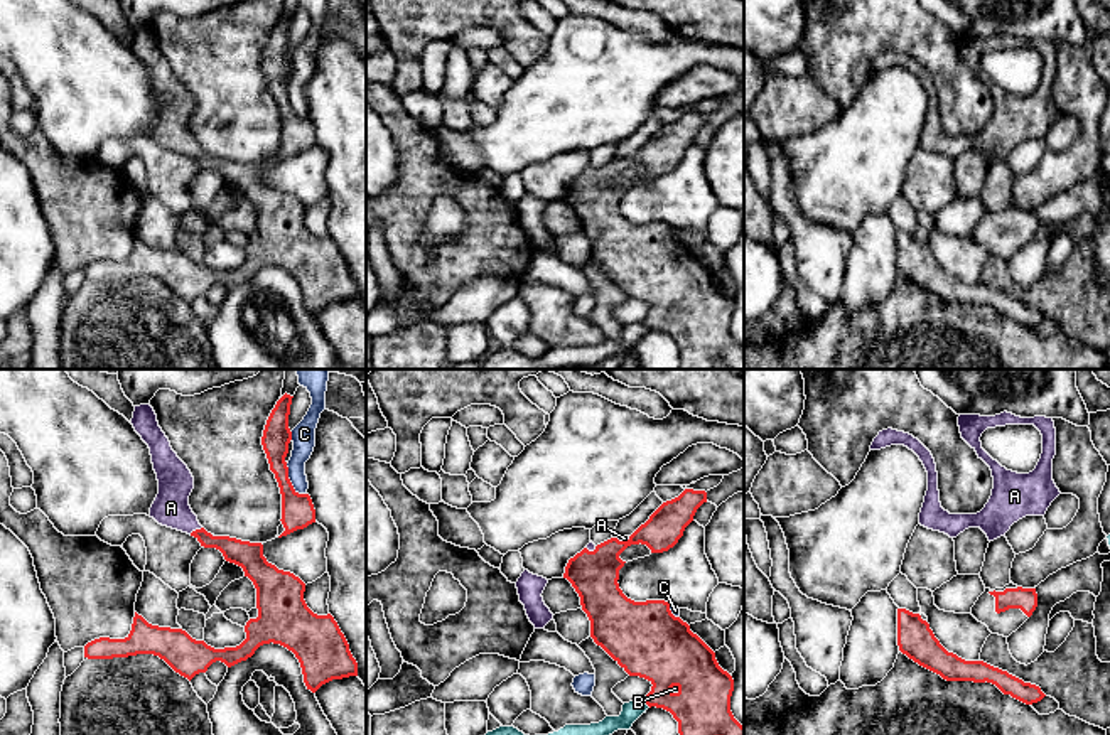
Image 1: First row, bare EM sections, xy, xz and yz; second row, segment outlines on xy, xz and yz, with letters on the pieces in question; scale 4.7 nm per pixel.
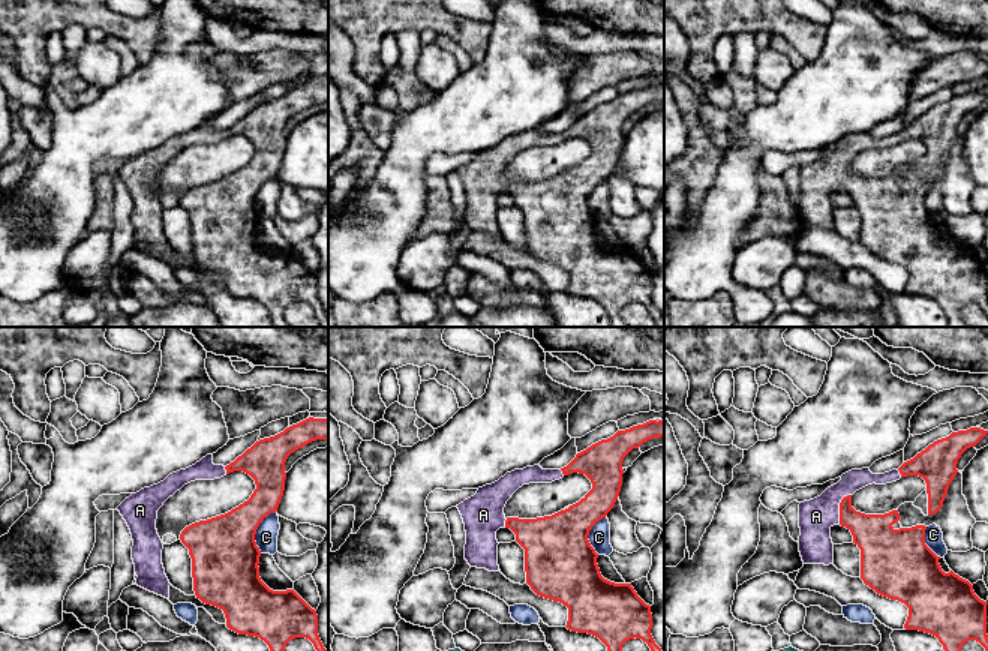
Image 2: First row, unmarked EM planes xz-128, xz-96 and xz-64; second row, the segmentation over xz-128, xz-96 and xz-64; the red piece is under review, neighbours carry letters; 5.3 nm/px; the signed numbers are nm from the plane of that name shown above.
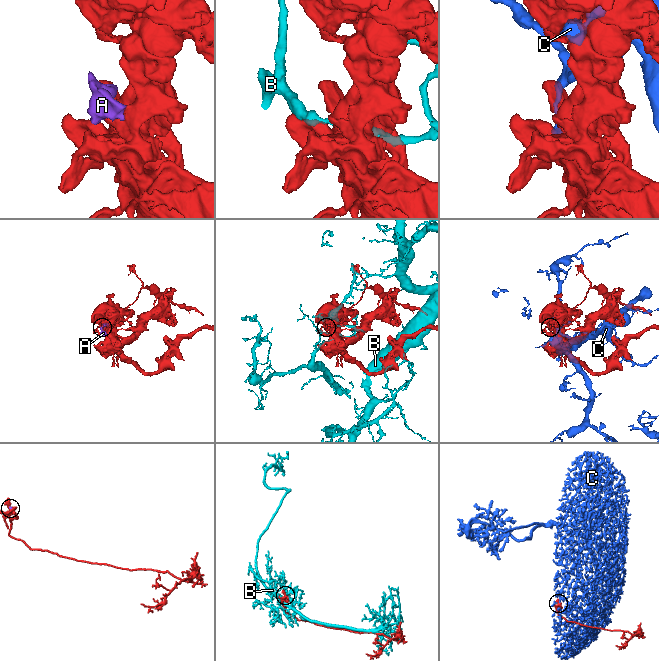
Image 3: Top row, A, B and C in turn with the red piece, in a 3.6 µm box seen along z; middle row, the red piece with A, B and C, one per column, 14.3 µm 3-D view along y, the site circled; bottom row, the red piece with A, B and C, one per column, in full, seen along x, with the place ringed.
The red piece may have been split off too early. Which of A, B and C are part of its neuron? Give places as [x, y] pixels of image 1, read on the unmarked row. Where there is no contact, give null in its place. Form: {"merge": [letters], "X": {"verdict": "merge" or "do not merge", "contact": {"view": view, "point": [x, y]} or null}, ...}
{"merge": ["A"], "A": {"verdict": "merge", "contact": {"view": "xy", "point": [196, 152]}}, "B": {"verdict": "do not merge", "contact": {"view": "xz", "point": [646, 326]}}, "C": {"verdict": "do not merge", "contact": {"view": "xy", "point": [290, 105]}}}

